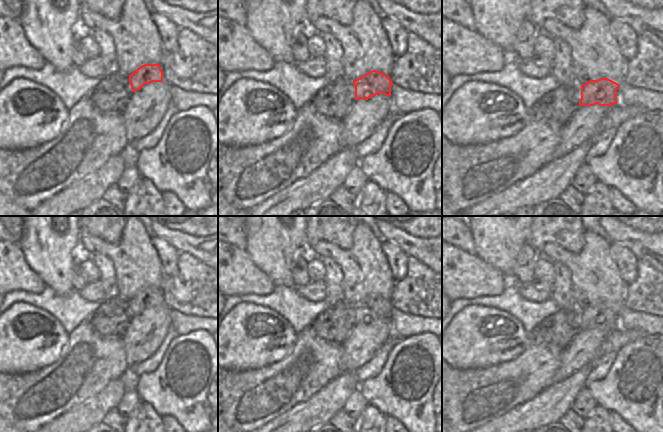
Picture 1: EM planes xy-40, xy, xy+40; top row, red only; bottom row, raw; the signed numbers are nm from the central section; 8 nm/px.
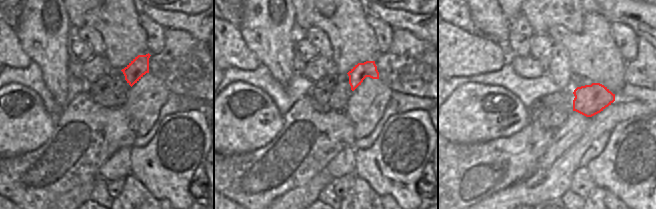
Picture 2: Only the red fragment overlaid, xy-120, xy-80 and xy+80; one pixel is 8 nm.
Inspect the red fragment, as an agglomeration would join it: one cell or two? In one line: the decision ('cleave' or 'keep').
cleave

